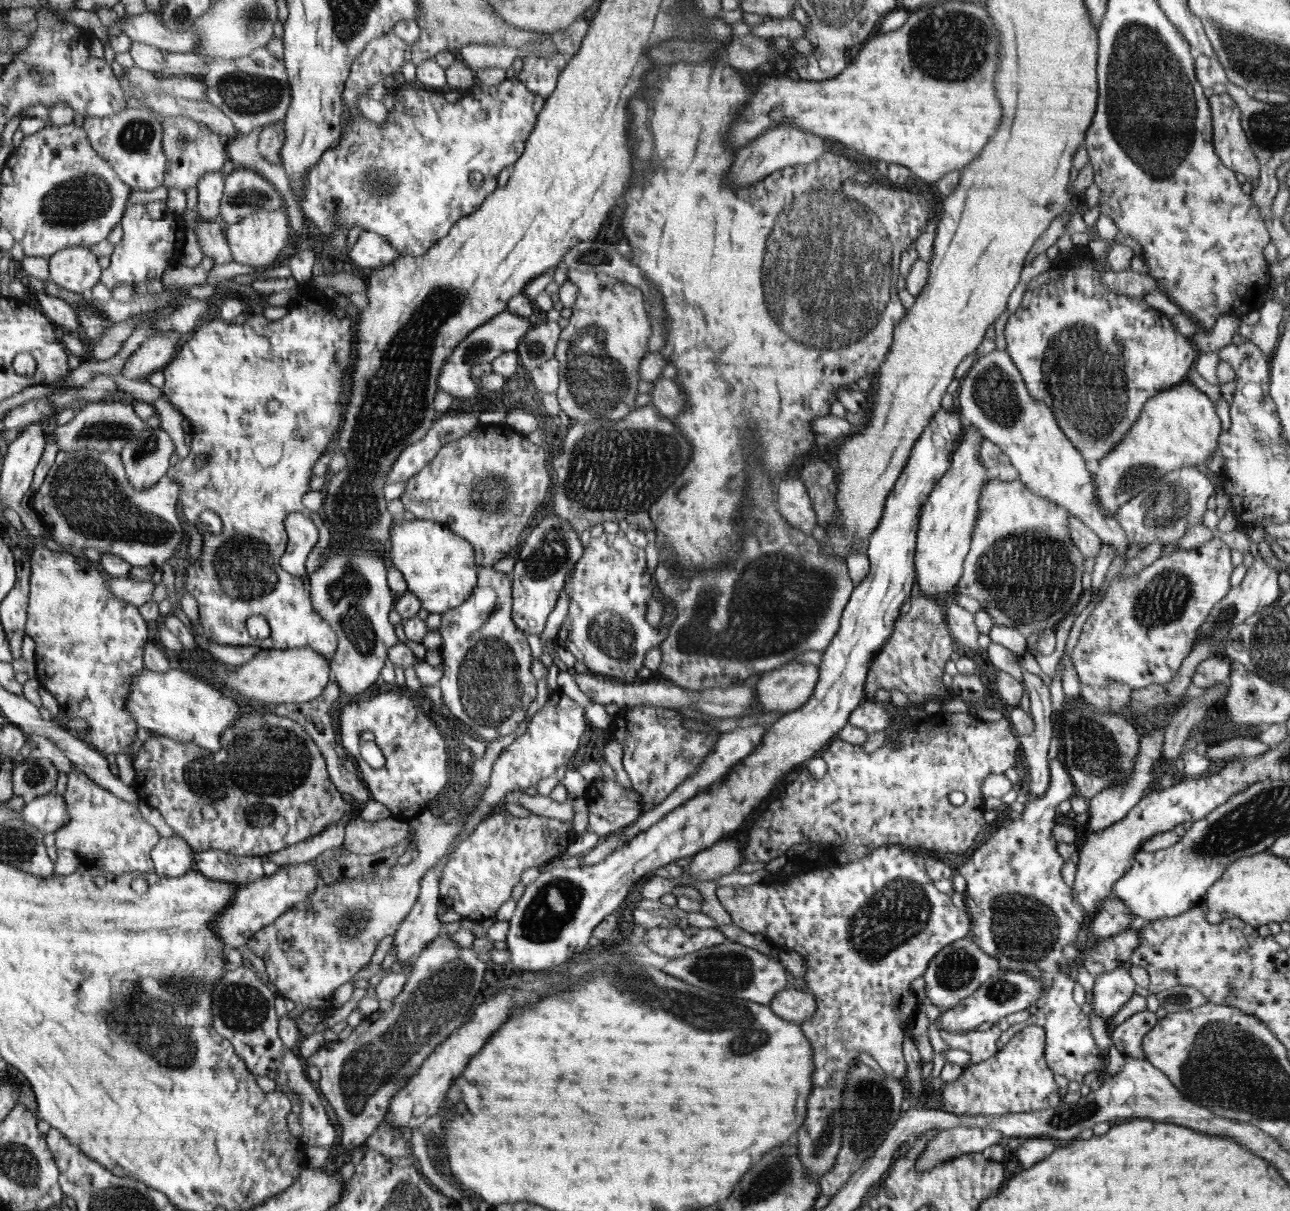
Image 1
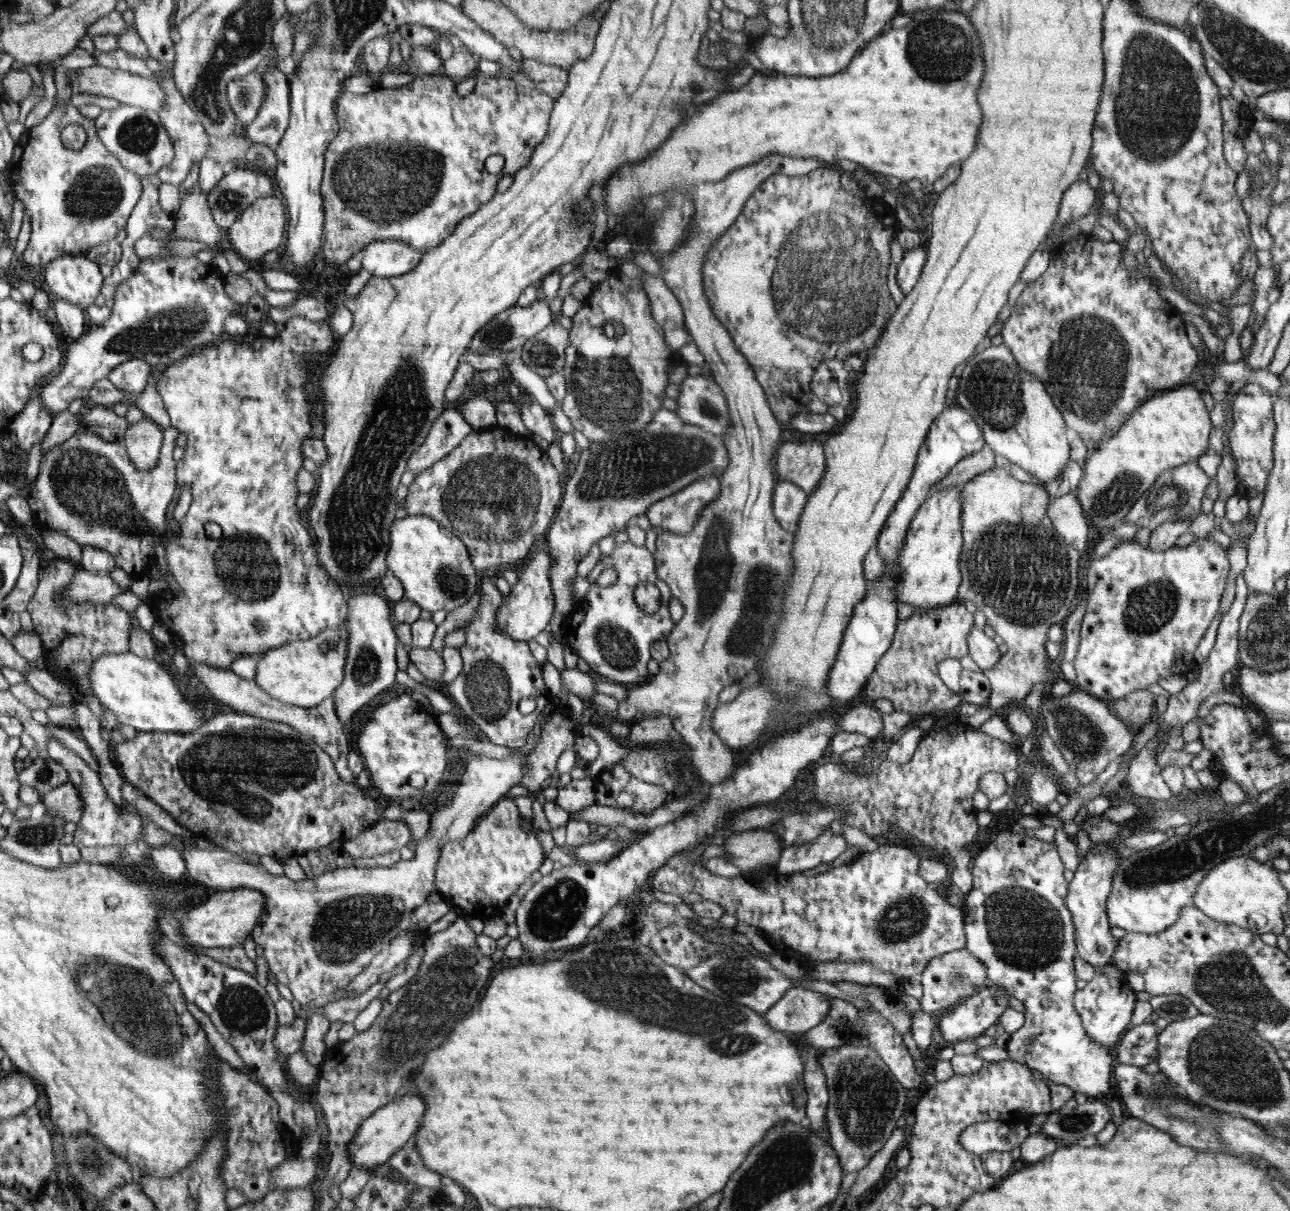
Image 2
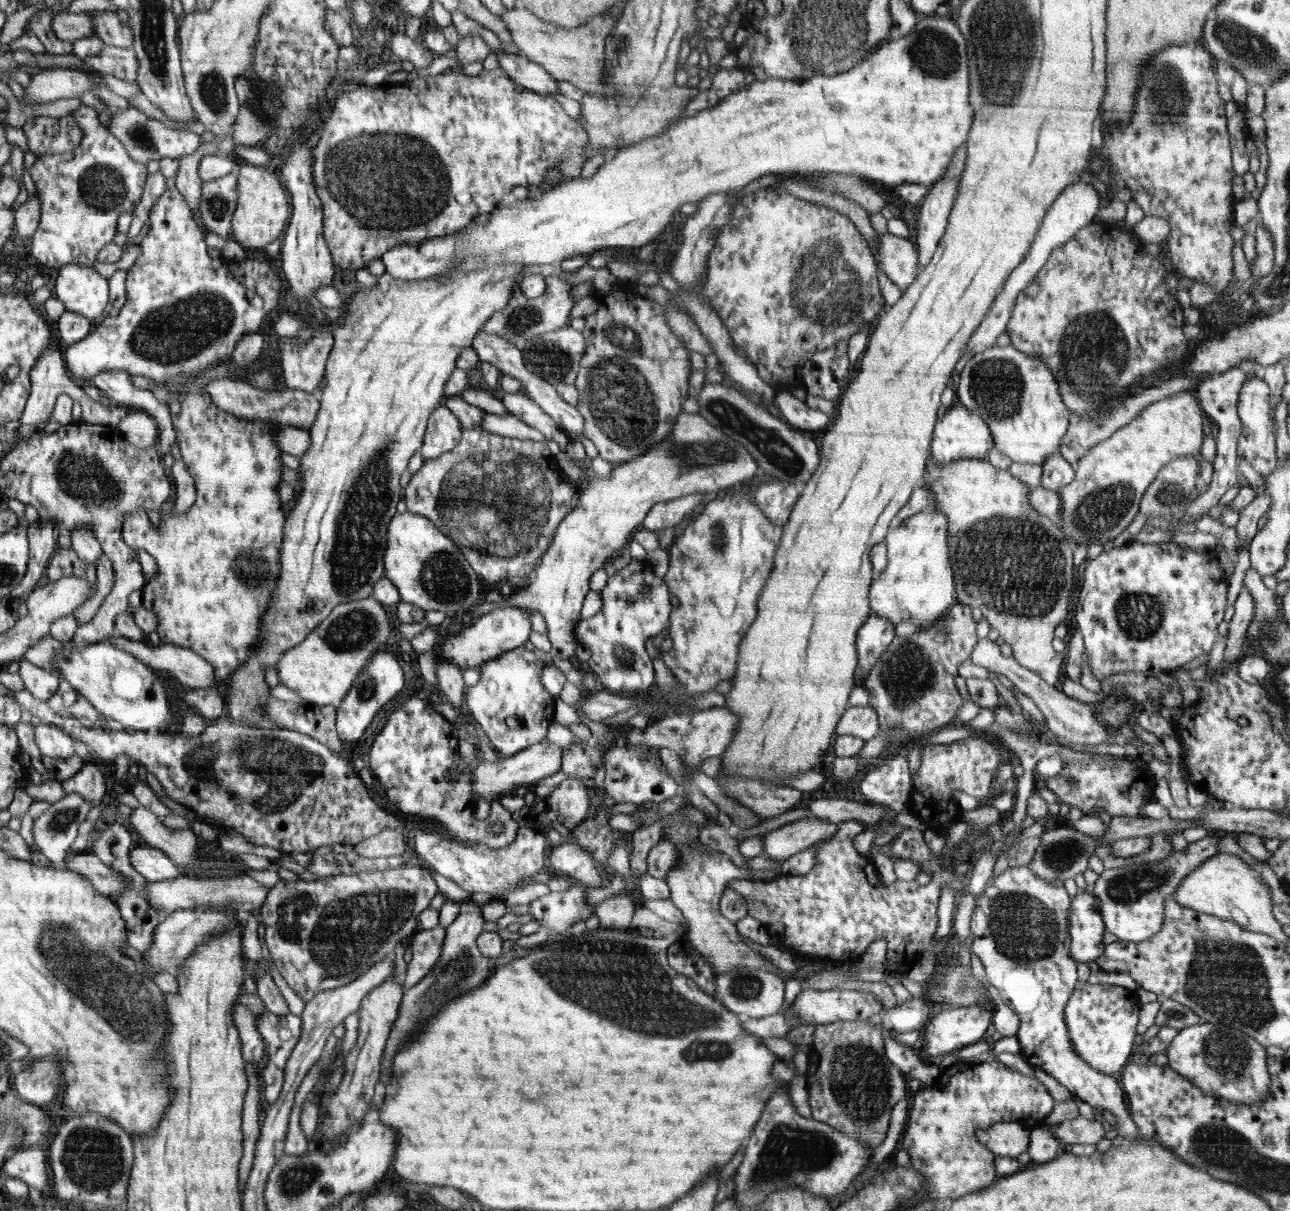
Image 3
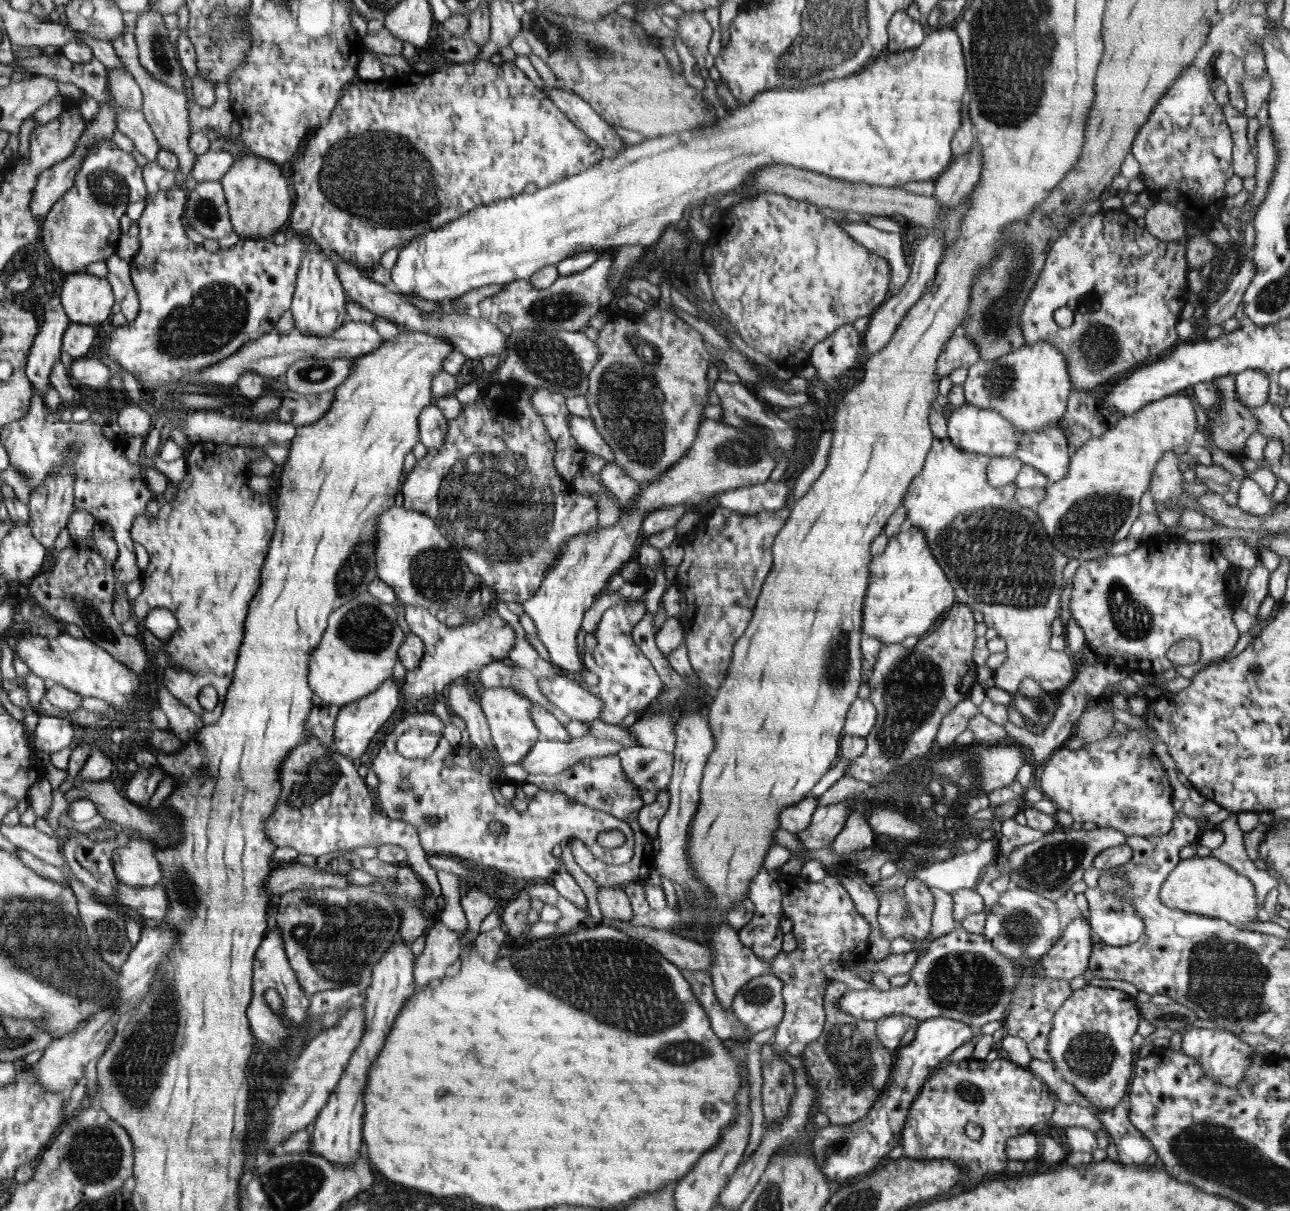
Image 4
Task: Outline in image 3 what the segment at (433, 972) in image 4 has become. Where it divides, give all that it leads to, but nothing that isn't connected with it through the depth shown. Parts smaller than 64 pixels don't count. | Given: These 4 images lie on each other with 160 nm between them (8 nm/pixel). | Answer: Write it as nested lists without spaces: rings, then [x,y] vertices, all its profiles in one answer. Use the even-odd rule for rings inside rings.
[[[439,924],[435,928],[421,930],[409,941],[412,946],[412,958],[407,964],[404,983],[401,984],[404,989],[417,985],[438,962],[446,932],[447,929]]]

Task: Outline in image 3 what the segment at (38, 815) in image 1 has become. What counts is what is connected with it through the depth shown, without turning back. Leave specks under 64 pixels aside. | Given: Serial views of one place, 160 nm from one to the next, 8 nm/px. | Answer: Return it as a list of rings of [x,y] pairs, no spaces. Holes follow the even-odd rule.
[[[88,760],[74,776],[60,783],[66,795],[80,795],[91,803],[91,811],[88,813],[90,822],[99,818],[99,810],[106,795],[107,786],[104,775],[98,768],[98,761]]]

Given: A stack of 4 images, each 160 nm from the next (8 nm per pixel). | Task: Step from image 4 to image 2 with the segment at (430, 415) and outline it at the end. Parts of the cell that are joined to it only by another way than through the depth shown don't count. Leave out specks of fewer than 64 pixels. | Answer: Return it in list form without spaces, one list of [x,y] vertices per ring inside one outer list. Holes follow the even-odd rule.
[[[458,410],[444,411],[432,424],[431,435],[411,456],[408,470],[420,474],[438,460],[442,460],[472,432],[472,426]]]

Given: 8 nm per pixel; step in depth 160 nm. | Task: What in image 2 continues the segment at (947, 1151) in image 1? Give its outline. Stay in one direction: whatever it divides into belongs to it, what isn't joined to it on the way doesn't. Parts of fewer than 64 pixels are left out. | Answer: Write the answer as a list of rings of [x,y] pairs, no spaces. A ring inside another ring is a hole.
[[[1006,1120],[977,1122],[965,1128],[959,1136],[964,1150],[981,1155],[984,1152],[1008,1152],[1021,1146],[1029,1135],[1027,1123],[1014,1124]]]

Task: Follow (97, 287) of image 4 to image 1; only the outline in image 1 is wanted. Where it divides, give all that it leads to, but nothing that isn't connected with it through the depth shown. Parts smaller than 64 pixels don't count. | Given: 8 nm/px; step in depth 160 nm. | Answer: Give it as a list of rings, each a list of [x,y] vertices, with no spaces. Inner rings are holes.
[[[88,247],[66,248],[49,260],[49,279],[58,287],[84,294],[100,281],[100,266]]]

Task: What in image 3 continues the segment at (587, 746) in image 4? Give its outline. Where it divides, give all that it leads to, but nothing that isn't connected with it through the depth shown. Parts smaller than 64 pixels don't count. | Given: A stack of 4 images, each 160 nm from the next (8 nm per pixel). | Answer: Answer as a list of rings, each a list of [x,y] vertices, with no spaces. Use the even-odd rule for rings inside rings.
[[[547,740],[539,744],[528,747],[525,751],[518,755],[501,757],[496,762],[488,762],[482,760],[472,773],[475,775],[475,783],[470,787],[476,789],[476,796],[480,799],[501,798],[505,794],[509,794],[517,787],[532,786],[538,783],[542,778],[548,778],[561,770],[562,752],[560,746],[551,744]]]

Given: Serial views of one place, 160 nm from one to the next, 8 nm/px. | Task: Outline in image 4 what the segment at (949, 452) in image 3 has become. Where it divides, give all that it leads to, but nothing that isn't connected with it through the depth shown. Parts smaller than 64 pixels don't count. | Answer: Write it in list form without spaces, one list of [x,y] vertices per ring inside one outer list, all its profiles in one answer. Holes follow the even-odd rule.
[[[965,403],[956,407],[947,420],[947,433],[960,450],[976,452],[989,457],[1010,457],[1020,460],[1036,468],[1054,483],[1062,480],[1068,474],[1068,461],[1070,461],[1069,450],[1067,450],[1067,436],[1059,422],[1048,429],[1043,428],[1035,434],[1020,432],[1008,422],[1002,415],[989,408],[978,408]]]

